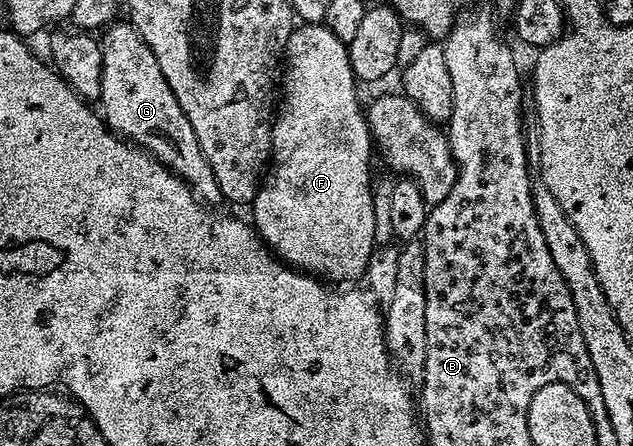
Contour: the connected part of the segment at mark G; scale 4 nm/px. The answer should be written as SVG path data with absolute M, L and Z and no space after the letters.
M111 24L106 27L102 35L101 45L103 48L103 71L101 72L101 92L99 93L98 105L103 105L101 117L107 123L110 130L118 132L129 142L134 142L142 150L155 157L163 166L170 168L177 177L183 179L195 197L204 204L219 202L221 195L215 182L213 169L209 166L209 160L201 152L201 144L197 144L197 132L193 132L193 124L189 124L189 116L177 104L177 96L173 96L173 88L169 88L169 80L165 80L165 72L161 72L161 64L157 64L157 56L145 44L145 40L136 32L130 24Z

